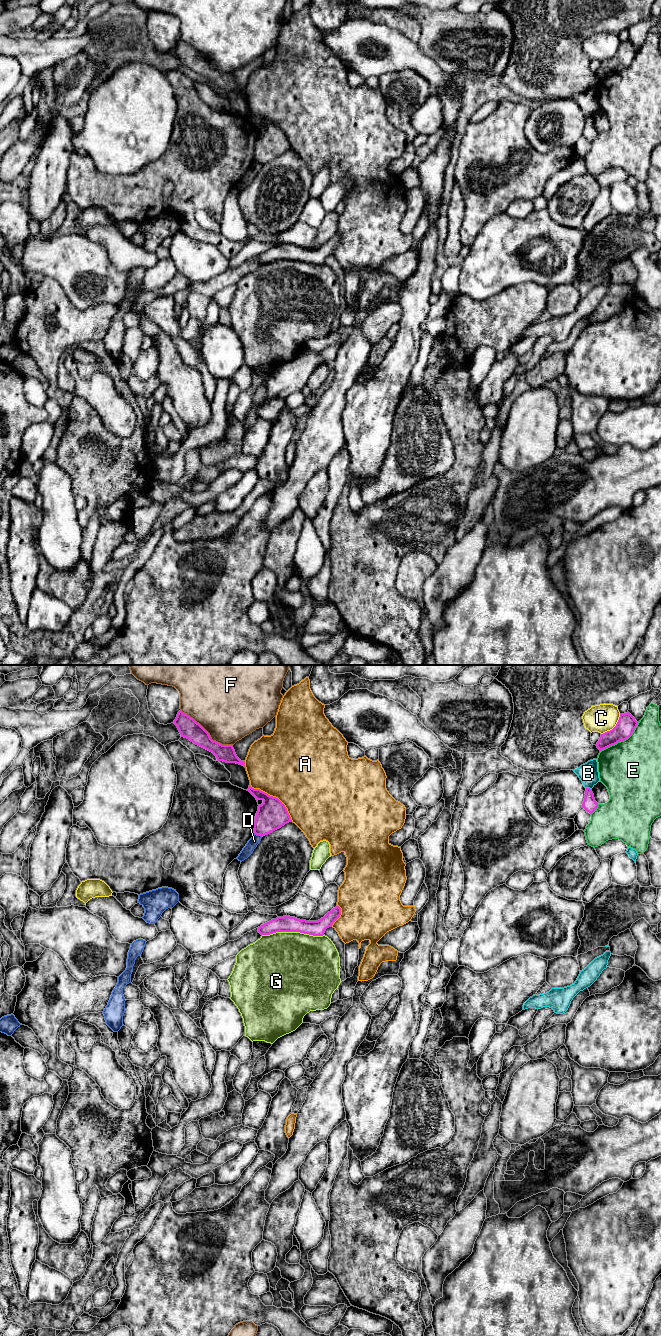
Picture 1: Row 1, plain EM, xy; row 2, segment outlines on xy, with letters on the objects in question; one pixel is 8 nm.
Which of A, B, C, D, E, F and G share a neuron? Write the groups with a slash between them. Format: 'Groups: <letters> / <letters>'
Groups: A / B / C / D / E / F / G

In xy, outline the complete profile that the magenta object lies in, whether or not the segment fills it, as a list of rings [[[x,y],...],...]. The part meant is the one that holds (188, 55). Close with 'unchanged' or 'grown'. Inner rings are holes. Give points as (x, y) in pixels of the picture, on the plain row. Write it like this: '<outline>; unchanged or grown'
[[[181,38],[173,51],[177,54],[181,65],[187,66],[194,72],[212,80],[218,89],[236,91],[245,95],[245,89],[241,89],[237,85],[233,73],[222,73],[213,69],[209,61],[199,51]]]; unchanged

